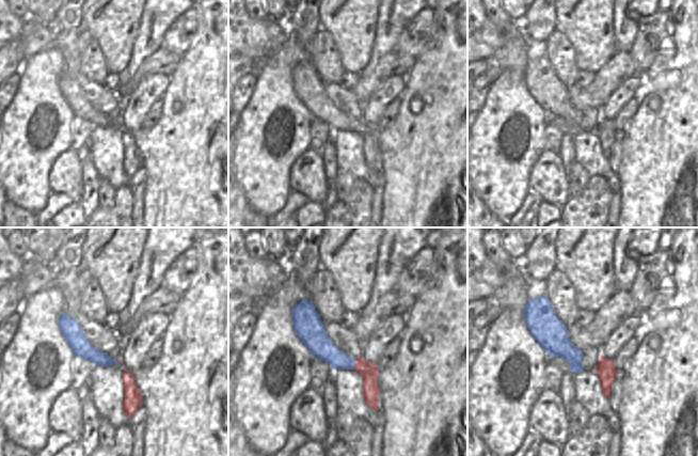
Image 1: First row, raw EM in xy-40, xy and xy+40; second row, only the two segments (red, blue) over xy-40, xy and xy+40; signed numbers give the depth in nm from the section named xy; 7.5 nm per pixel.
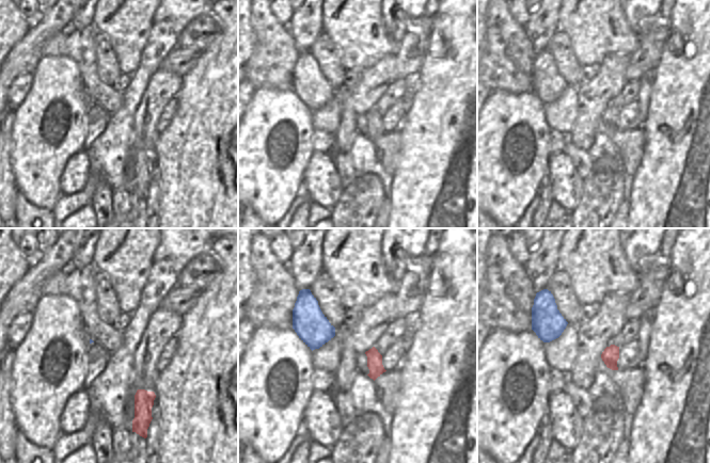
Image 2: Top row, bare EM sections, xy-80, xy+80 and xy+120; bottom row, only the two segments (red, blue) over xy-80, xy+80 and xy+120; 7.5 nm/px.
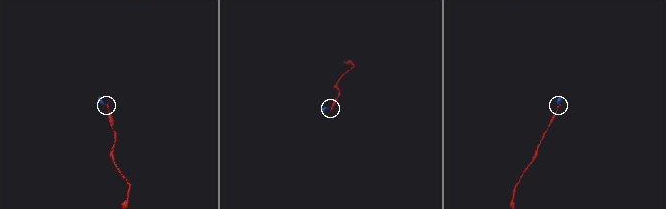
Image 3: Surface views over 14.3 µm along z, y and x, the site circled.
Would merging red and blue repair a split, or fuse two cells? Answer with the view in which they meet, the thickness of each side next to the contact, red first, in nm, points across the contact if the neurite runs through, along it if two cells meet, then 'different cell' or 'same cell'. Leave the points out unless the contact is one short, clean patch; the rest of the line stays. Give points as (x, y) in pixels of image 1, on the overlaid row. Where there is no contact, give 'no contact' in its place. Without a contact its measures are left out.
meets red in xy; 140 nm thick on the red side, 150 nm on the other; border along xy (355, 359), (355, 366), (351, 370); different cell

